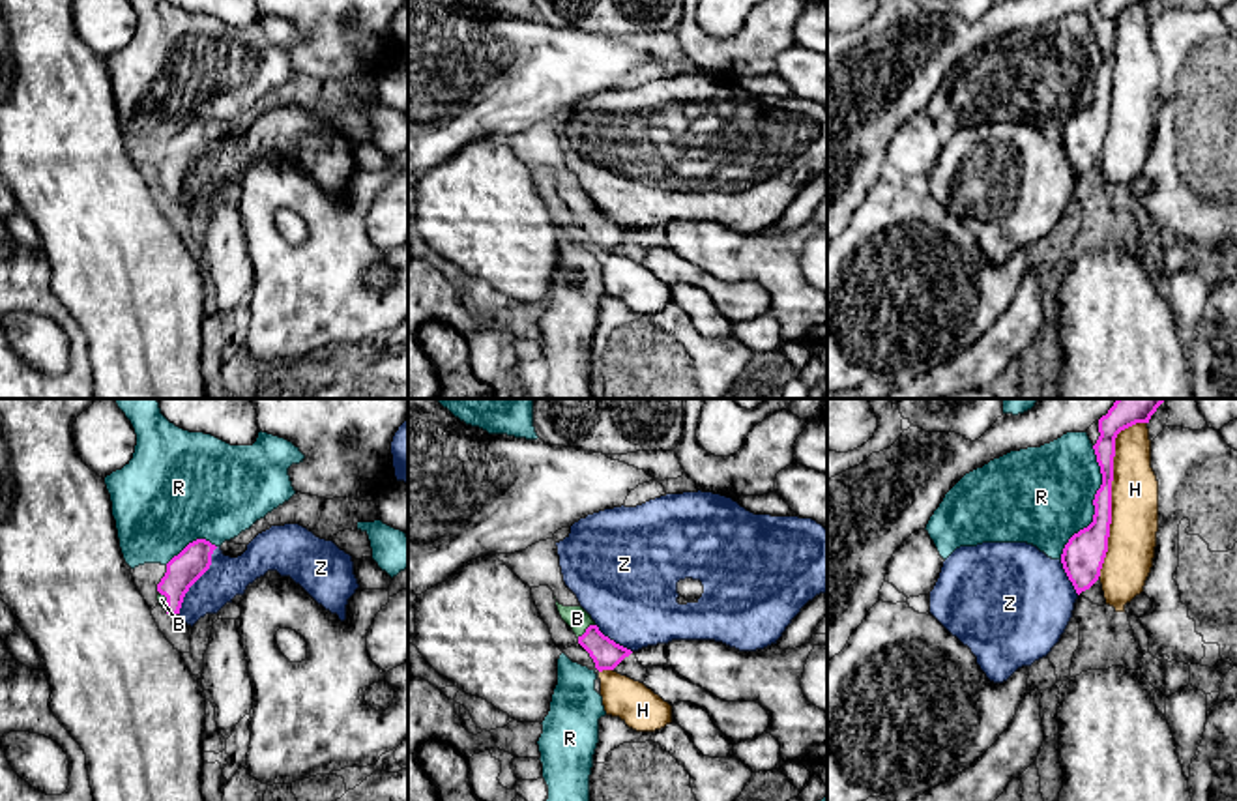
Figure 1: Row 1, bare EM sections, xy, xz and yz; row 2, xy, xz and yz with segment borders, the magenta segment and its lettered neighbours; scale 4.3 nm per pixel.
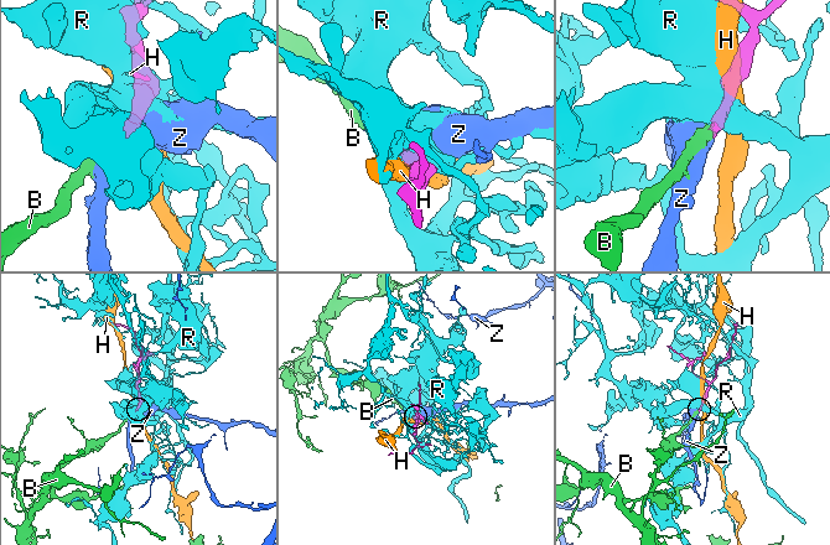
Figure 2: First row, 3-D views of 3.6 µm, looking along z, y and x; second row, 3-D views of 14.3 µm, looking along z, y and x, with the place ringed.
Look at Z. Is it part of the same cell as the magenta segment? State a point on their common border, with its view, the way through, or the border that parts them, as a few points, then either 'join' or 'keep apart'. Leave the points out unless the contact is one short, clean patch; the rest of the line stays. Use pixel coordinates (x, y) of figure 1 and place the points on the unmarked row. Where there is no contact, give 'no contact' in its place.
meets magenta in xy at (197, 160); border along xy (218, 128), (210, 139), (210, 148), (189, 169), (178, 193); keep apart

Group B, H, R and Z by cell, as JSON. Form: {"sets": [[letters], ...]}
{"sets": [["B"], ["H"], ["R"], ["Z"]]}

